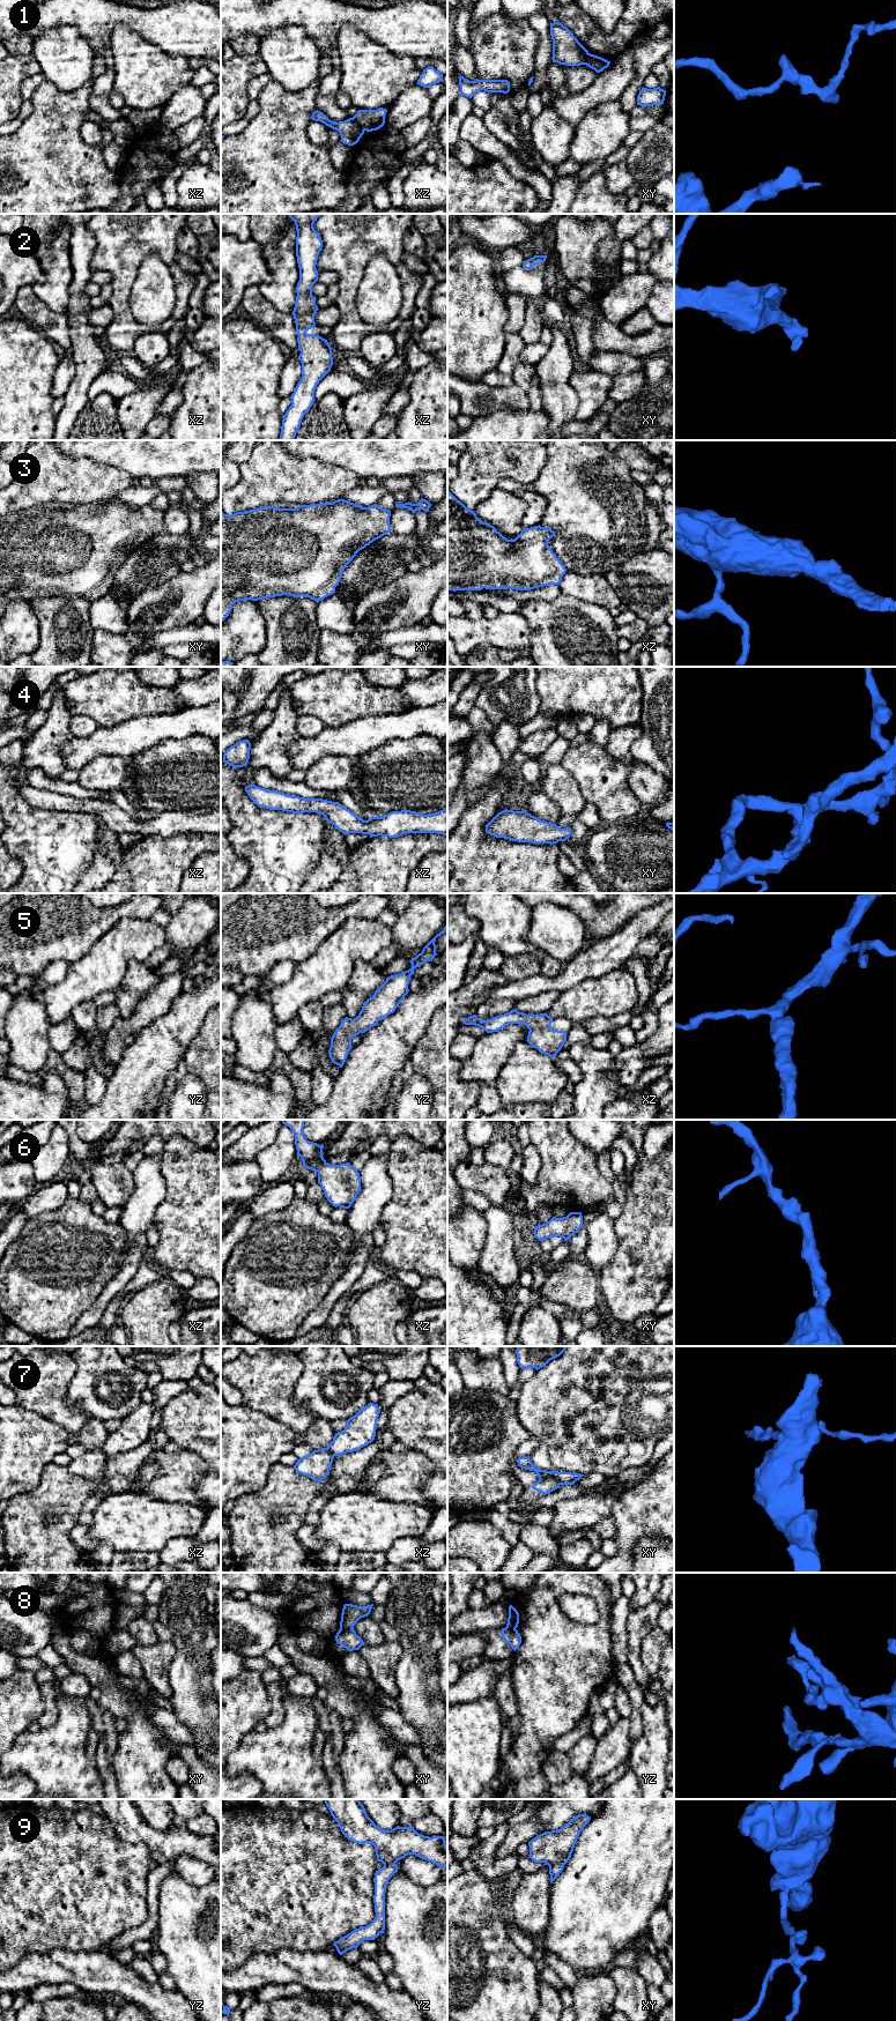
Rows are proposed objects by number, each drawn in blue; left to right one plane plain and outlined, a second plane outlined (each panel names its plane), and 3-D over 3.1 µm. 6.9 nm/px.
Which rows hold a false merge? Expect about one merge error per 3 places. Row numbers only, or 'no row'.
1, 7, 8, 9

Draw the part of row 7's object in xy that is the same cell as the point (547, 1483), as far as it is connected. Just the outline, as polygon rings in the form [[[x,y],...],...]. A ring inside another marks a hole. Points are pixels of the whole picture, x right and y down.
[[[519,1457],[517,1463],[521,1469],[534,1471],[538,1474],[539,1480],[531,1486],[533,1489],[542,1494],[548,1494],[560,1487],[560,1483],[555,1479],[553,1472],[535,1468],[530,1457]]]

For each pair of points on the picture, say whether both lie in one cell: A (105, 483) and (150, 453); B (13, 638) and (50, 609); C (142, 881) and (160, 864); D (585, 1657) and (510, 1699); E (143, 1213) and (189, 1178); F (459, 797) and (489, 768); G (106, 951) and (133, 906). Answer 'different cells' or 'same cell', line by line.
A: different cells
B: different cells
C: same cell
D: different cells
E: different cells
F: same cell
G: different cells

